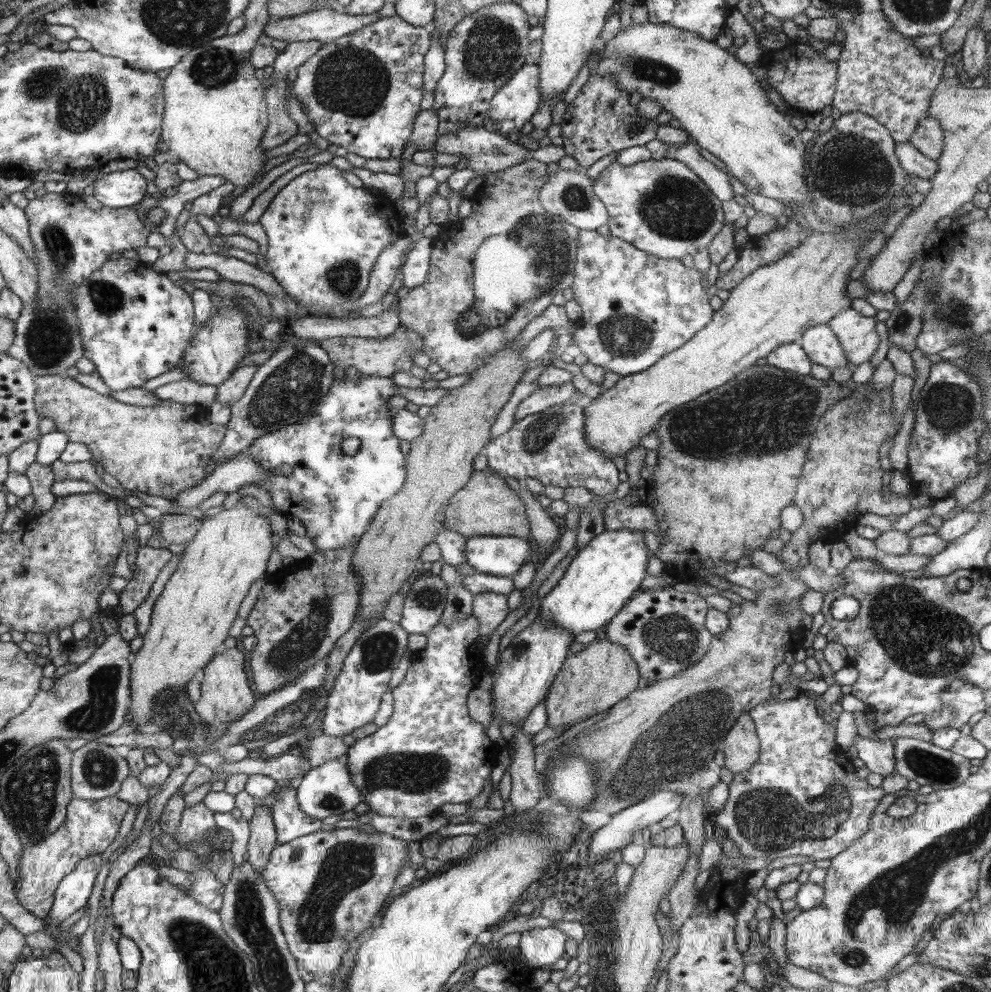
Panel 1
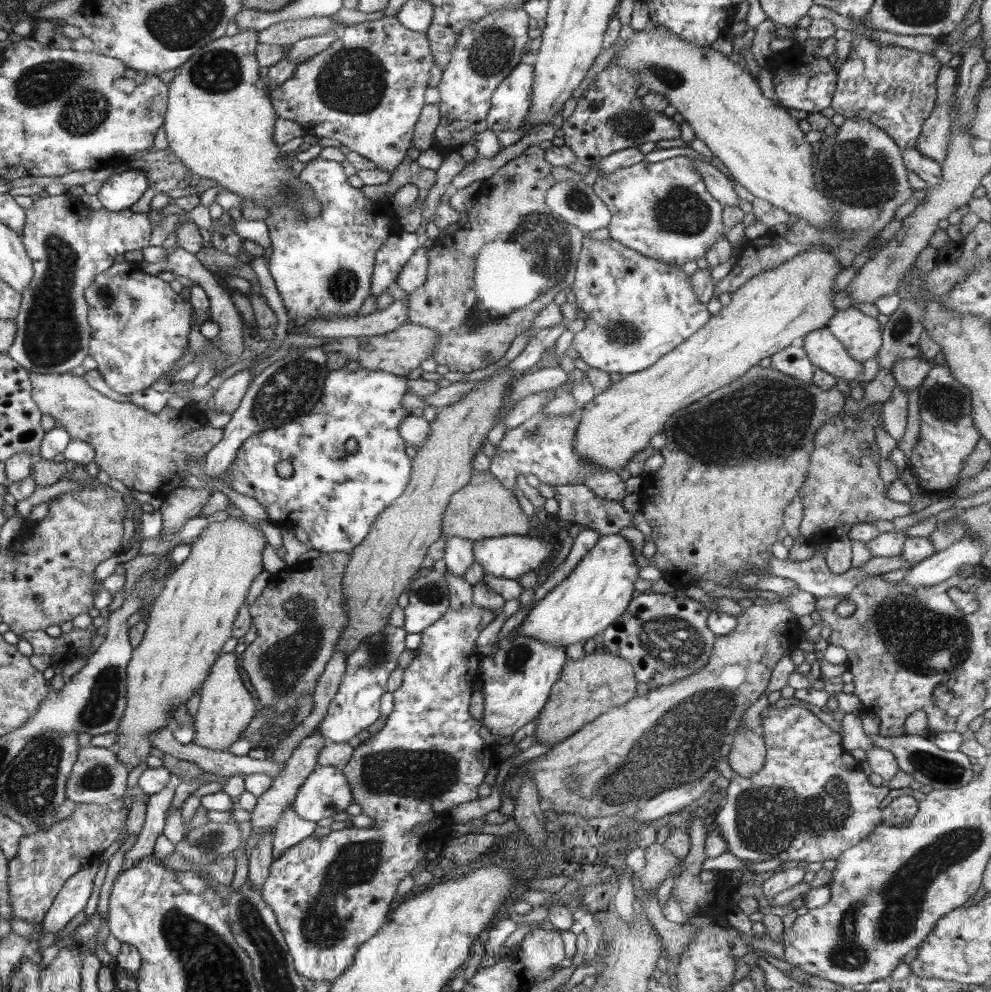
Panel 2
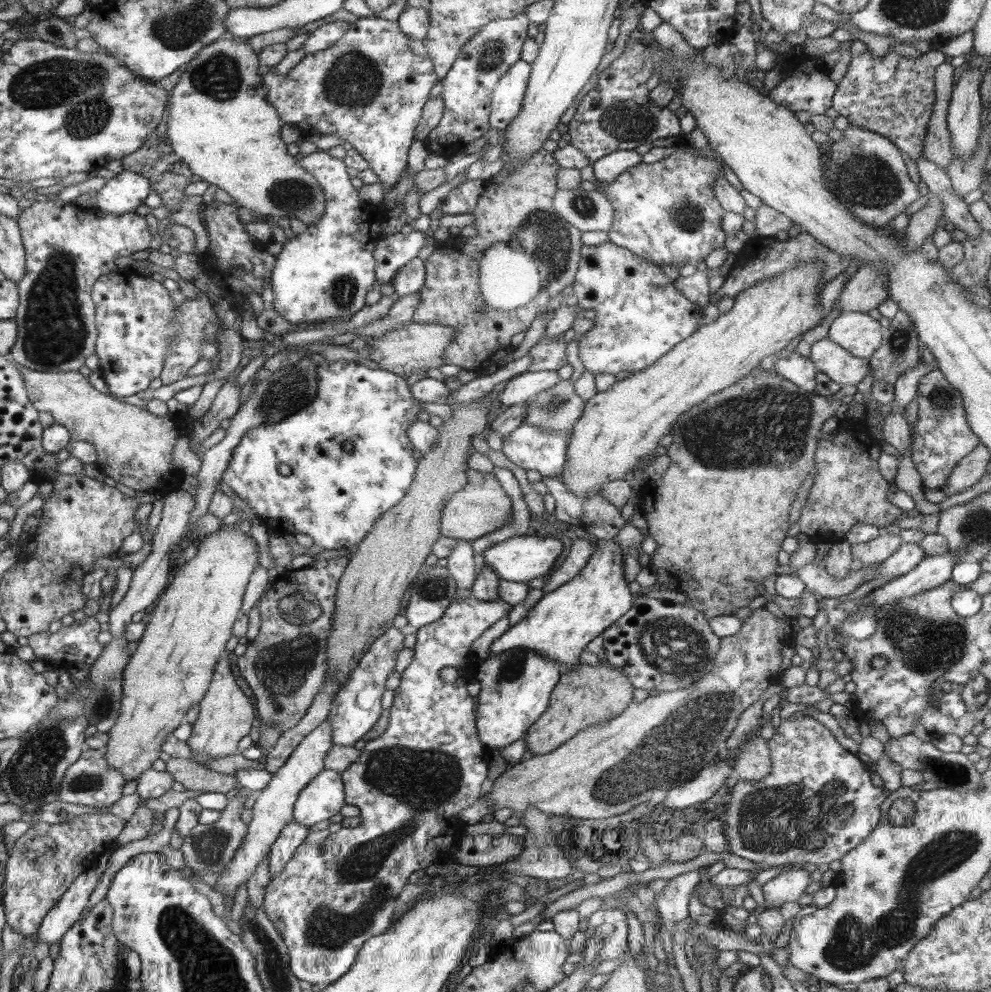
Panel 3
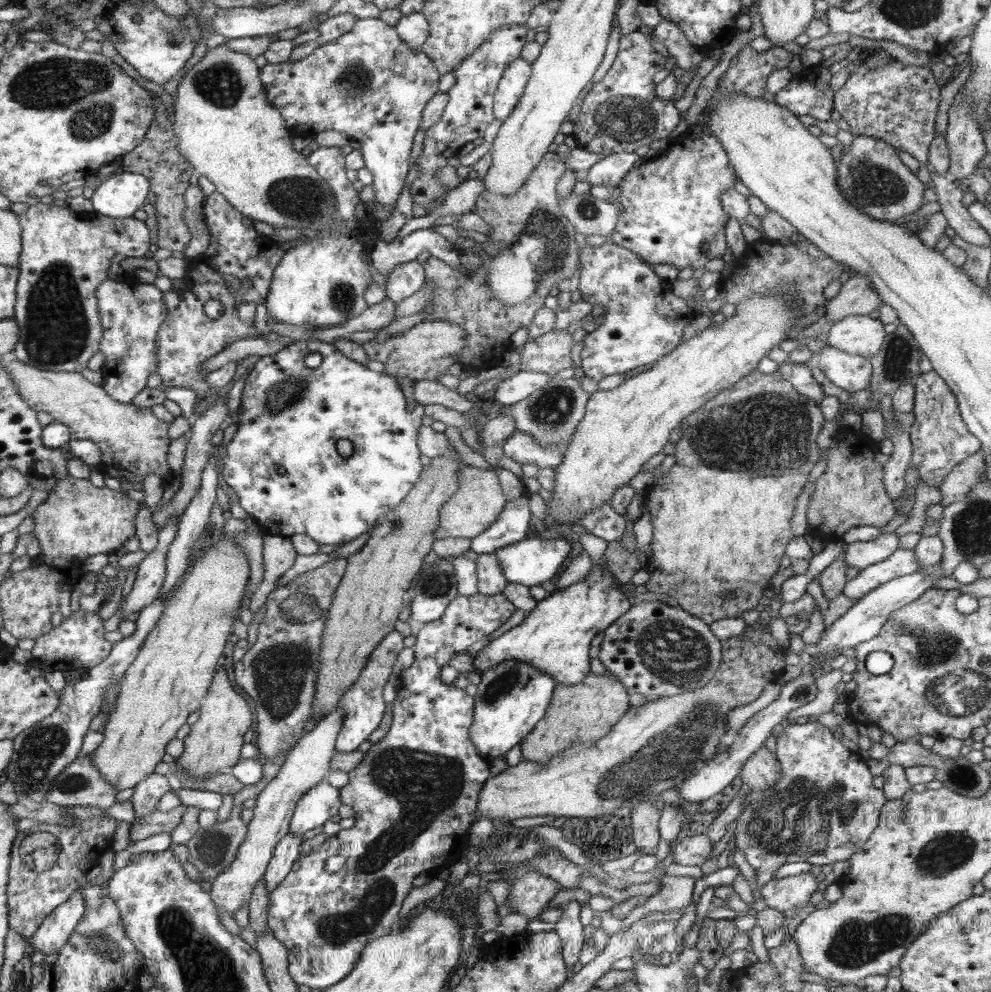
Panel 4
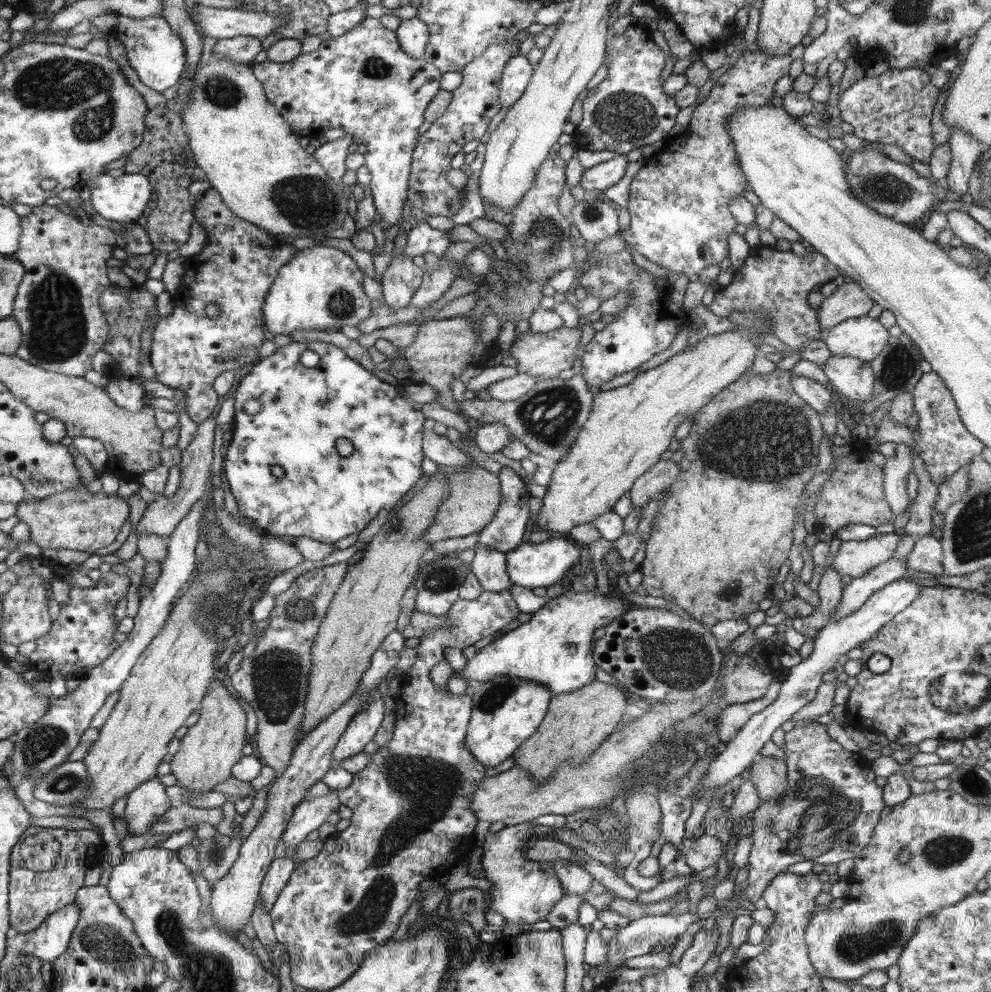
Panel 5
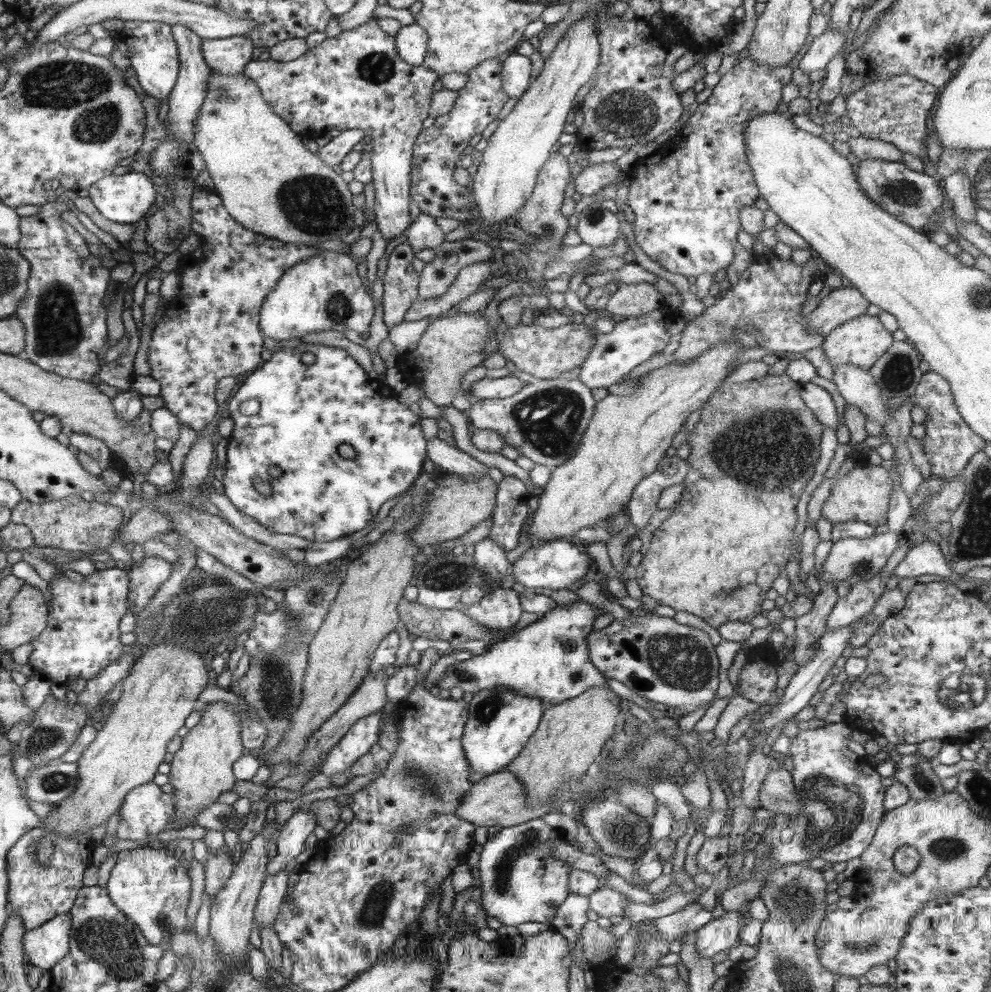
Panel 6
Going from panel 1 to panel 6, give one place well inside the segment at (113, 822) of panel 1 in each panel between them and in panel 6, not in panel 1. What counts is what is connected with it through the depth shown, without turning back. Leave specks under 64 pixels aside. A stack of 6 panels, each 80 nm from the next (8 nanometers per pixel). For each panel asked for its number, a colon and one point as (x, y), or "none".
2: (45, 859)
3: (45, 860)
4: (49, 861)
5: (49, 864)
6: (45, 869)

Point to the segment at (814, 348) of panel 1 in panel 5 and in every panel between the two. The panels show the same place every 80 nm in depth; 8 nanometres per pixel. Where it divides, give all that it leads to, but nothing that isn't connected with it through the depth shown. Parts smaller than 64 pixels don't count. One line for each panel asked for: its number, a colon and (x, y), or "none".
2: (825, 351)
3: (845, 369)
4: (852, 373)
5: (851, 377)

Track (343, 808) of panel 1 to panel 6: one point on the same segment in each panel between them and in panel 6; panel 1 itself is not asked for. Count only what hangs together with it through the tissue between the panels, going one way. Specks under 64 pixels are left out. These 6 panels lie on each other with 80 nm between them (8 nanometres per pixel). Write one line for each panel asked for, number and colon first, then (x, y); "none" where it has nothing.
2: (325, 793)
3: (324, 797)
4: (321, 803)
5: (310, 814)
6: (290, 841)

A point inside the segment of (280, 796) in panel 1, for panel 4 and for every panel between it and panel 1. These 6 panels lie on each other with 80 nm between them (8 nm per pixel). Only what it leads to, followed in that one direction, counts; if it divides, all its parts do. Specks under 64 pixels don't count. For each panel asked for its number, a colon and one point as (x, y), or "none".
2: (291, 829)
3: (293, 834)
4: (286, 852)

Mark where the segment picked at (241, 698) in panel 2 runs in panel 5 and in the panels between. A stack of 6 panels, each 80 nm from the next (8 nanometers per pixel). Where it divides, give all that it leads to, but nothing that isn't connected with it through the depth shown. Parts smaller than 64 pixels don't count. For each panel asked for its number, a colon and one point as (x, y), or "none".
3: (226, 716)
4: (213, 746)
5: (208, 752)

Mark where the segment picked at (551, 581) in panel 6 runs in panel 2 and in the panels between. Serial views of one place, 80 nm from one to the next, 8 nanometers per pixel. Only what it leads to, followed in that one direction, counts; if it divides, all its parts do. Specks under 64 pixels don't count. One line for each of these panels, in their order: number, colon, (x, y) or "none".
2: (512, 556)
3: (519, 559)
4: (532, 561)
5: (530, 565)

